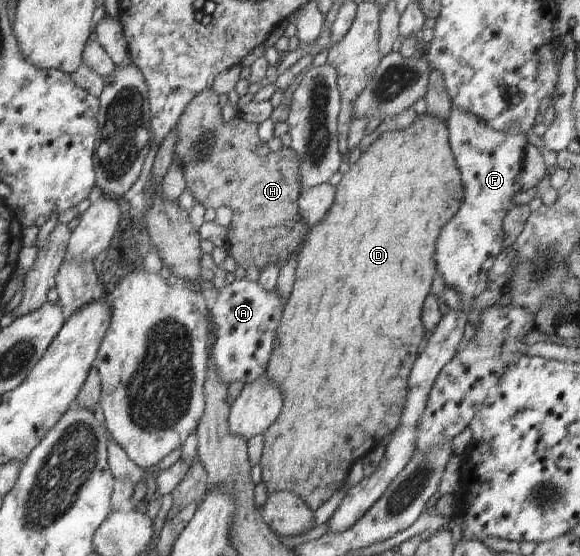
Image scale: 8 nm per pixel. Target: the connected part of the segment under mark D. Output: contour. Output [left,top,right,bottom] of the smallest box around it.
[260,113,465,508]

